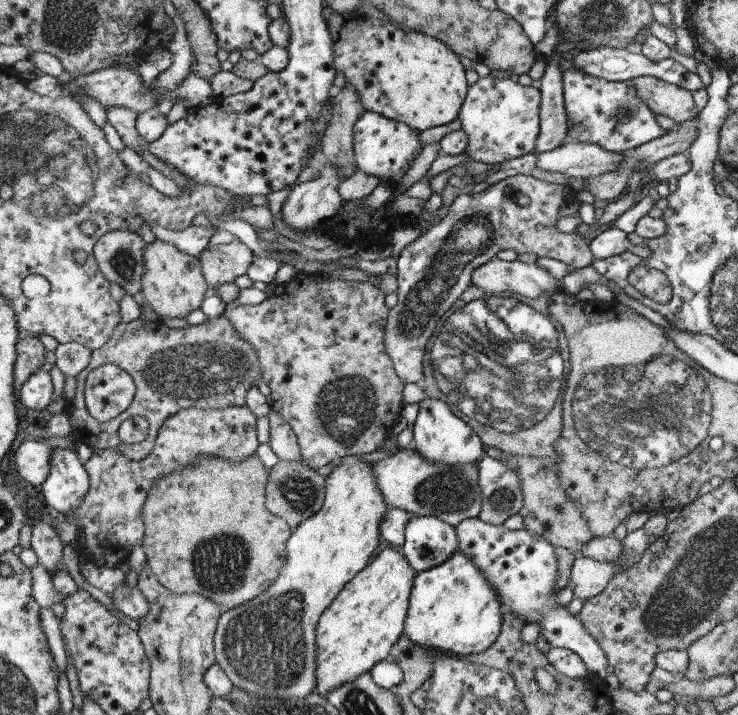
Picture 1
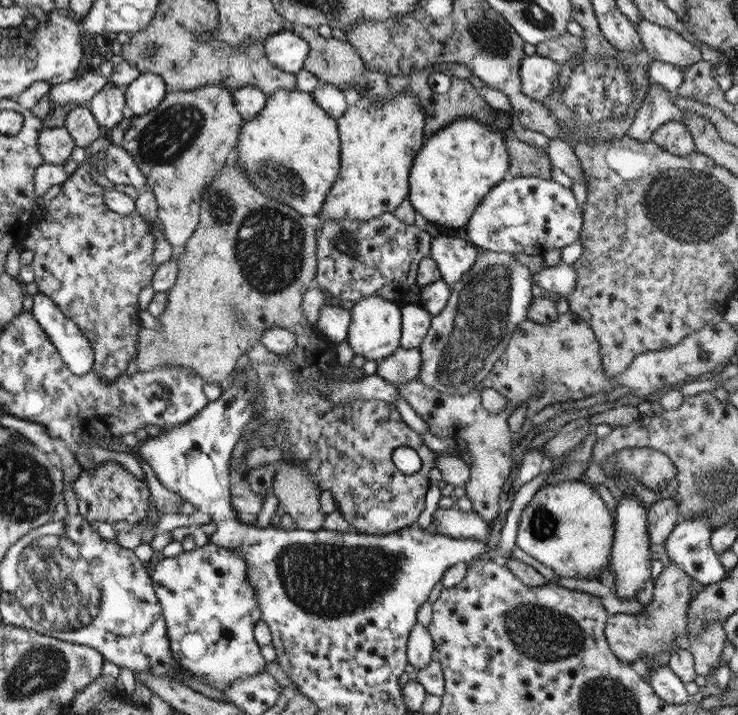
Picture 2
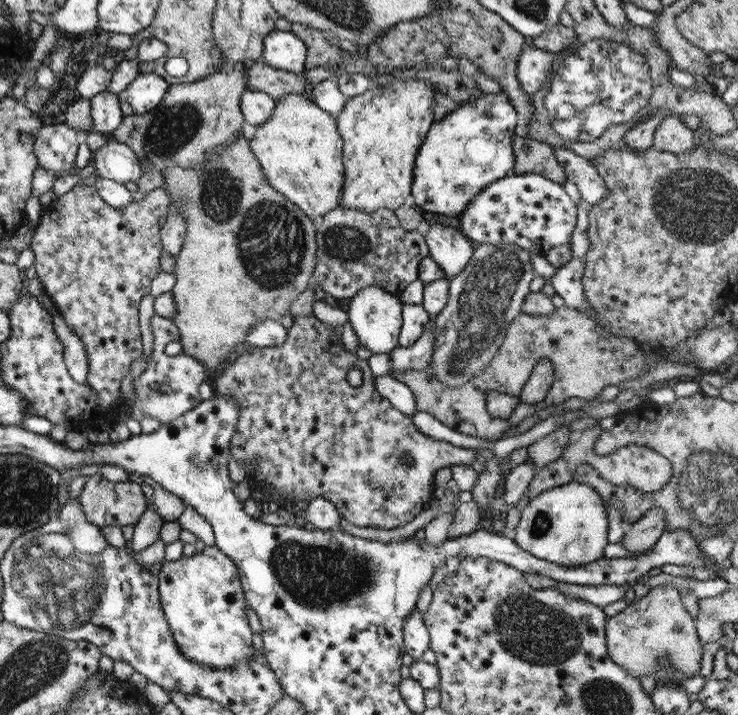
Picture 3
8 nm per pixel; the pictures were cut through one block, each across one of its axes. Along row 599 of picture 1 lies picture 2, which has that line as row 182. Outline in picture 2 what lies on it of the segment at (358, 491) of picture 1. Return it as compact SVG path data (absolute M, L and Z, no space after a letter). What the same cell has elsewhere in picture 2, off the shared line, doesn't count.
M278 90L268 98L266 107L257 118L246 121L240 131L240 138L234 154L242 169L248 170L248 179L258 191L287 204L305 216L319 215L328 190L332 190L340 172L341 141L337 120L331 118L312 98L312 94L295 90Z

